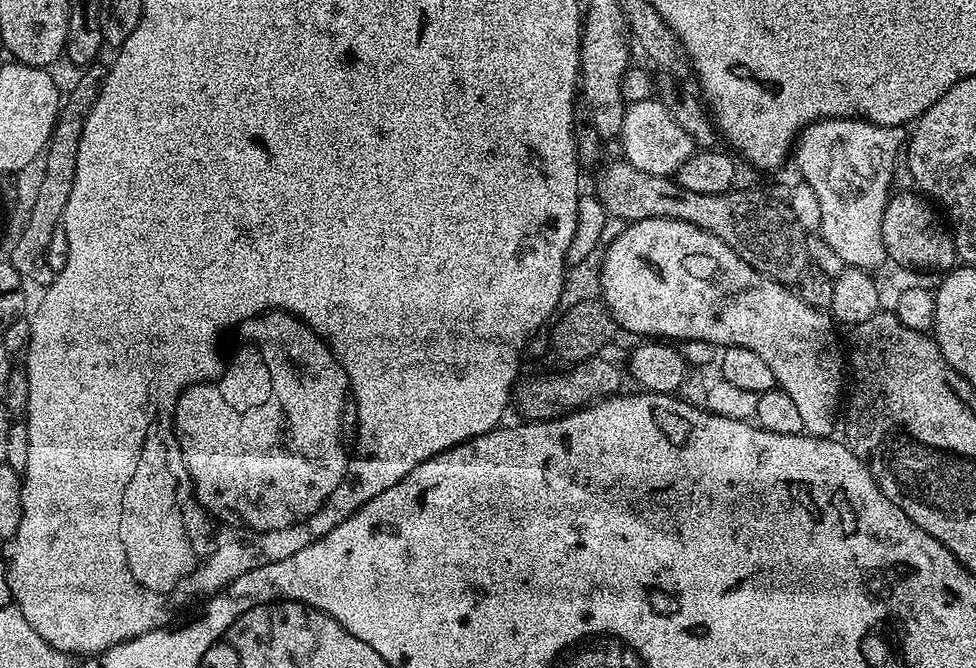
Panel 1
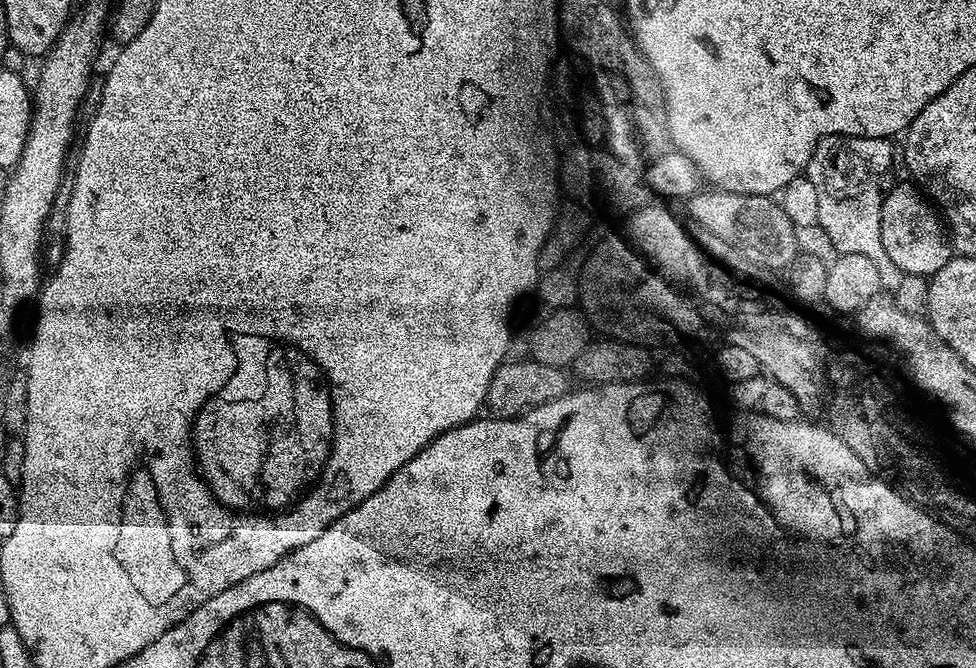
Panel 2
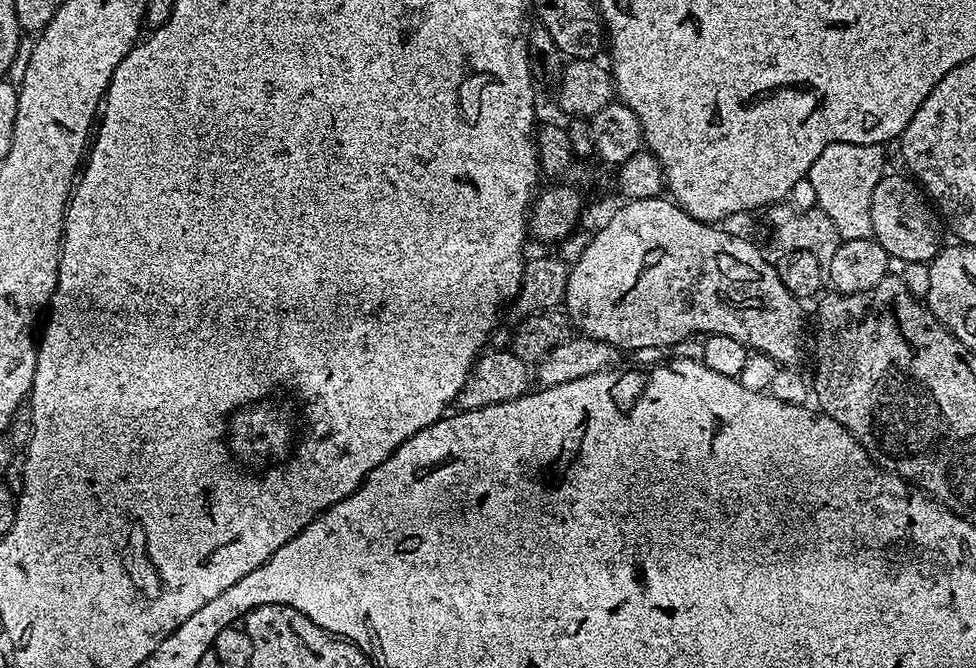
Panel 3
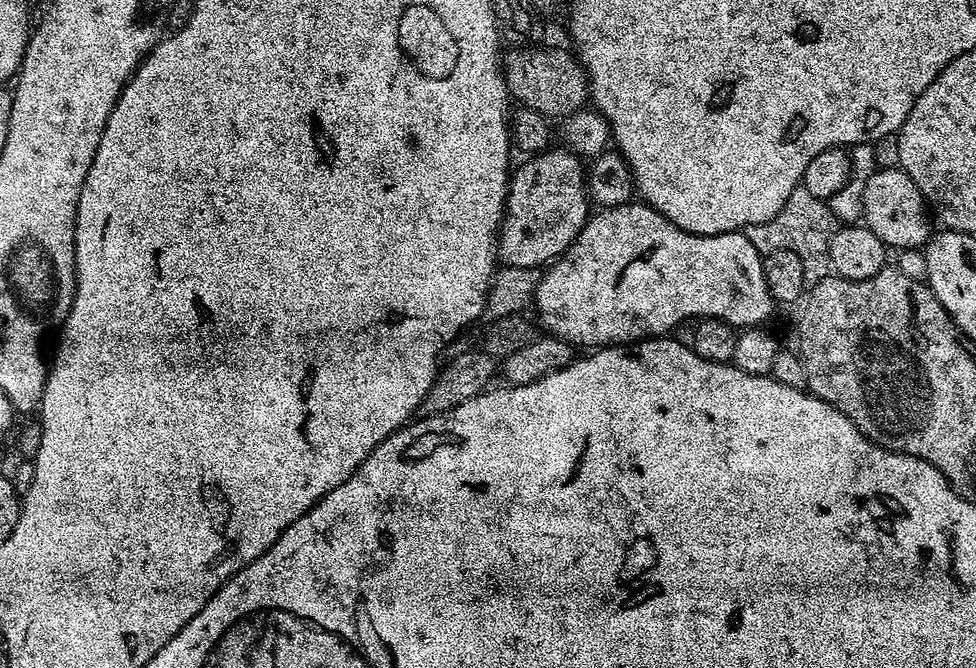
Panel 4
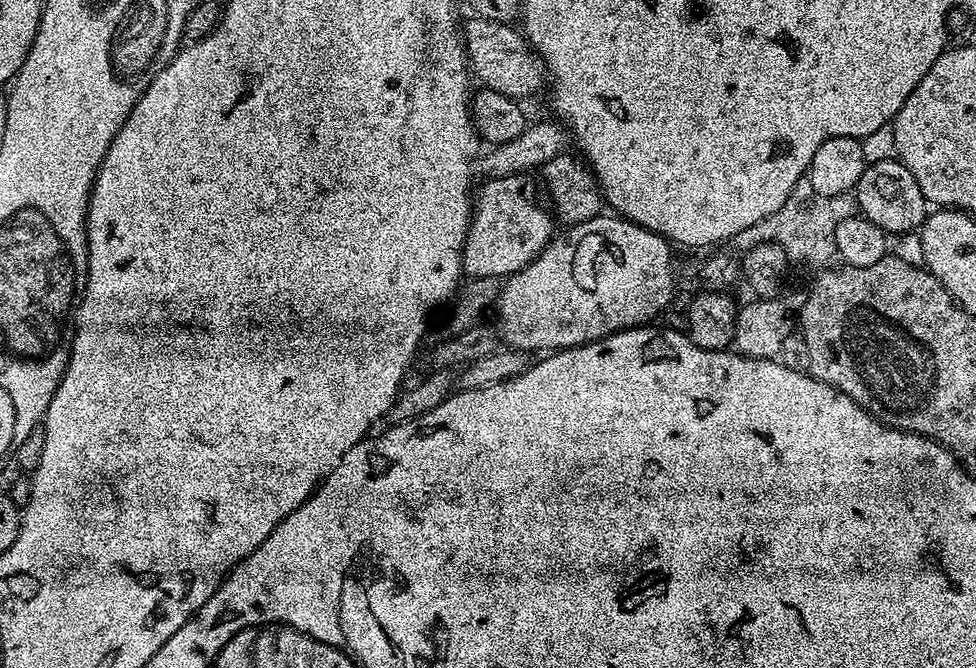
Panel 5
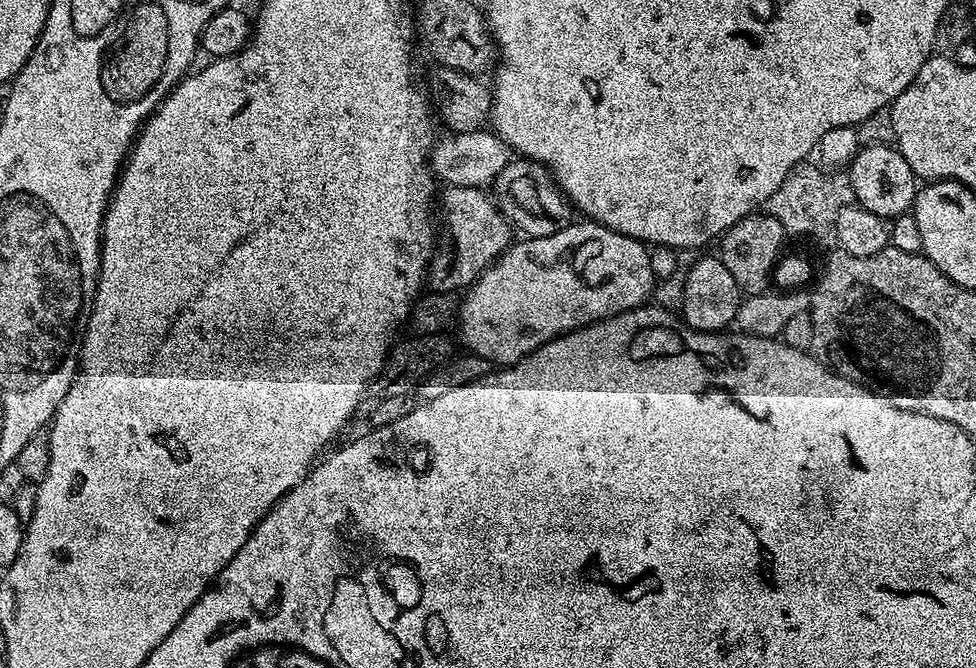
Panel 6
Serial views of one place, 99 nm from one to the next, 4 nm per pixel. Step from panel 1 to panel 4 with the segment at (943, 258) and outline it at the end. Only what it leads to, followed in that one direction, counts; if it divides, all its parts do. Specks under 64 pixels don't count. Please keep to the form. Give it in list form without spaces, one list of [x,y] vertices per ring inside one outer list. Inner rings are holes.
[[[901,167],[874,171],[865,182],[864,192],[861,194],[861,206],[863,227],[878,234],[878,238],[882,238],[882,242],[889,249],[923,249],[933,235],[934,228],[928,225],[930,205],[918,190],[918,186],[914,186],[914,182]]]

